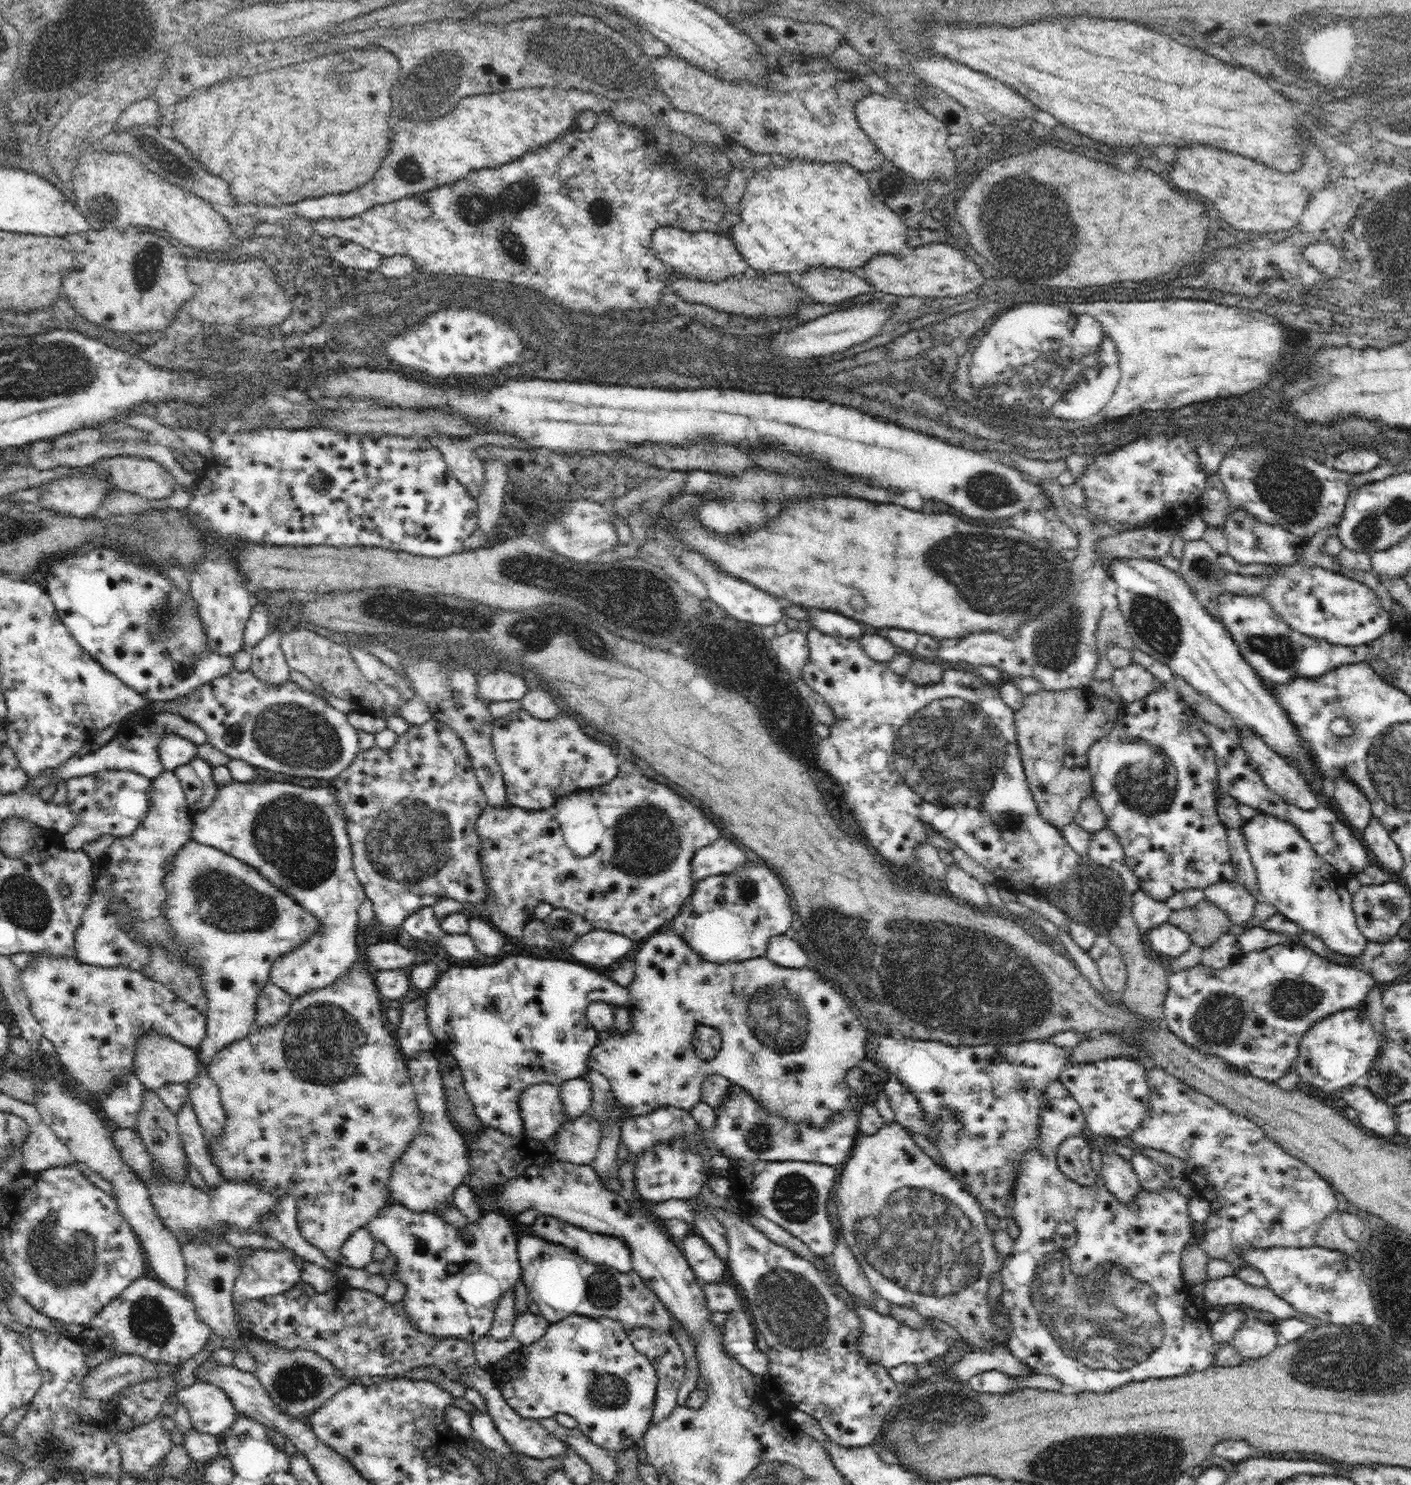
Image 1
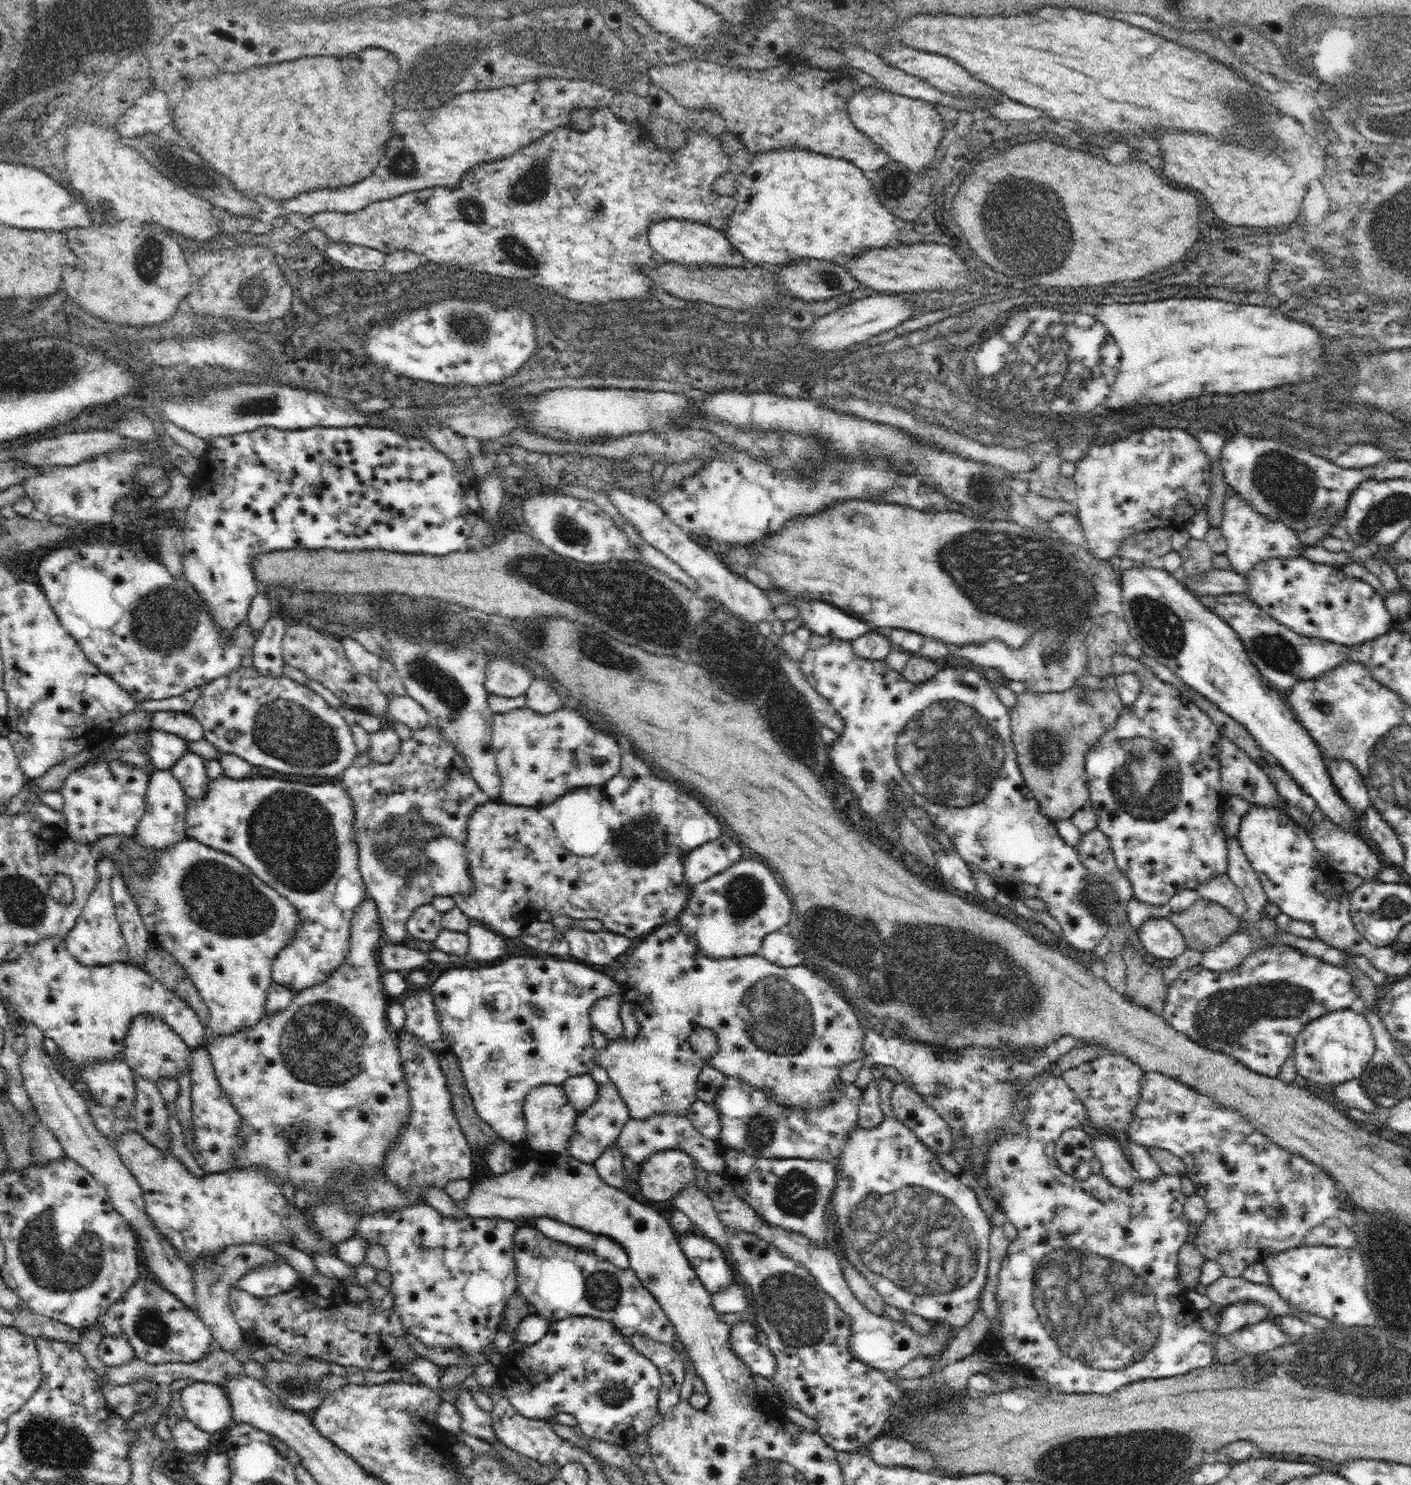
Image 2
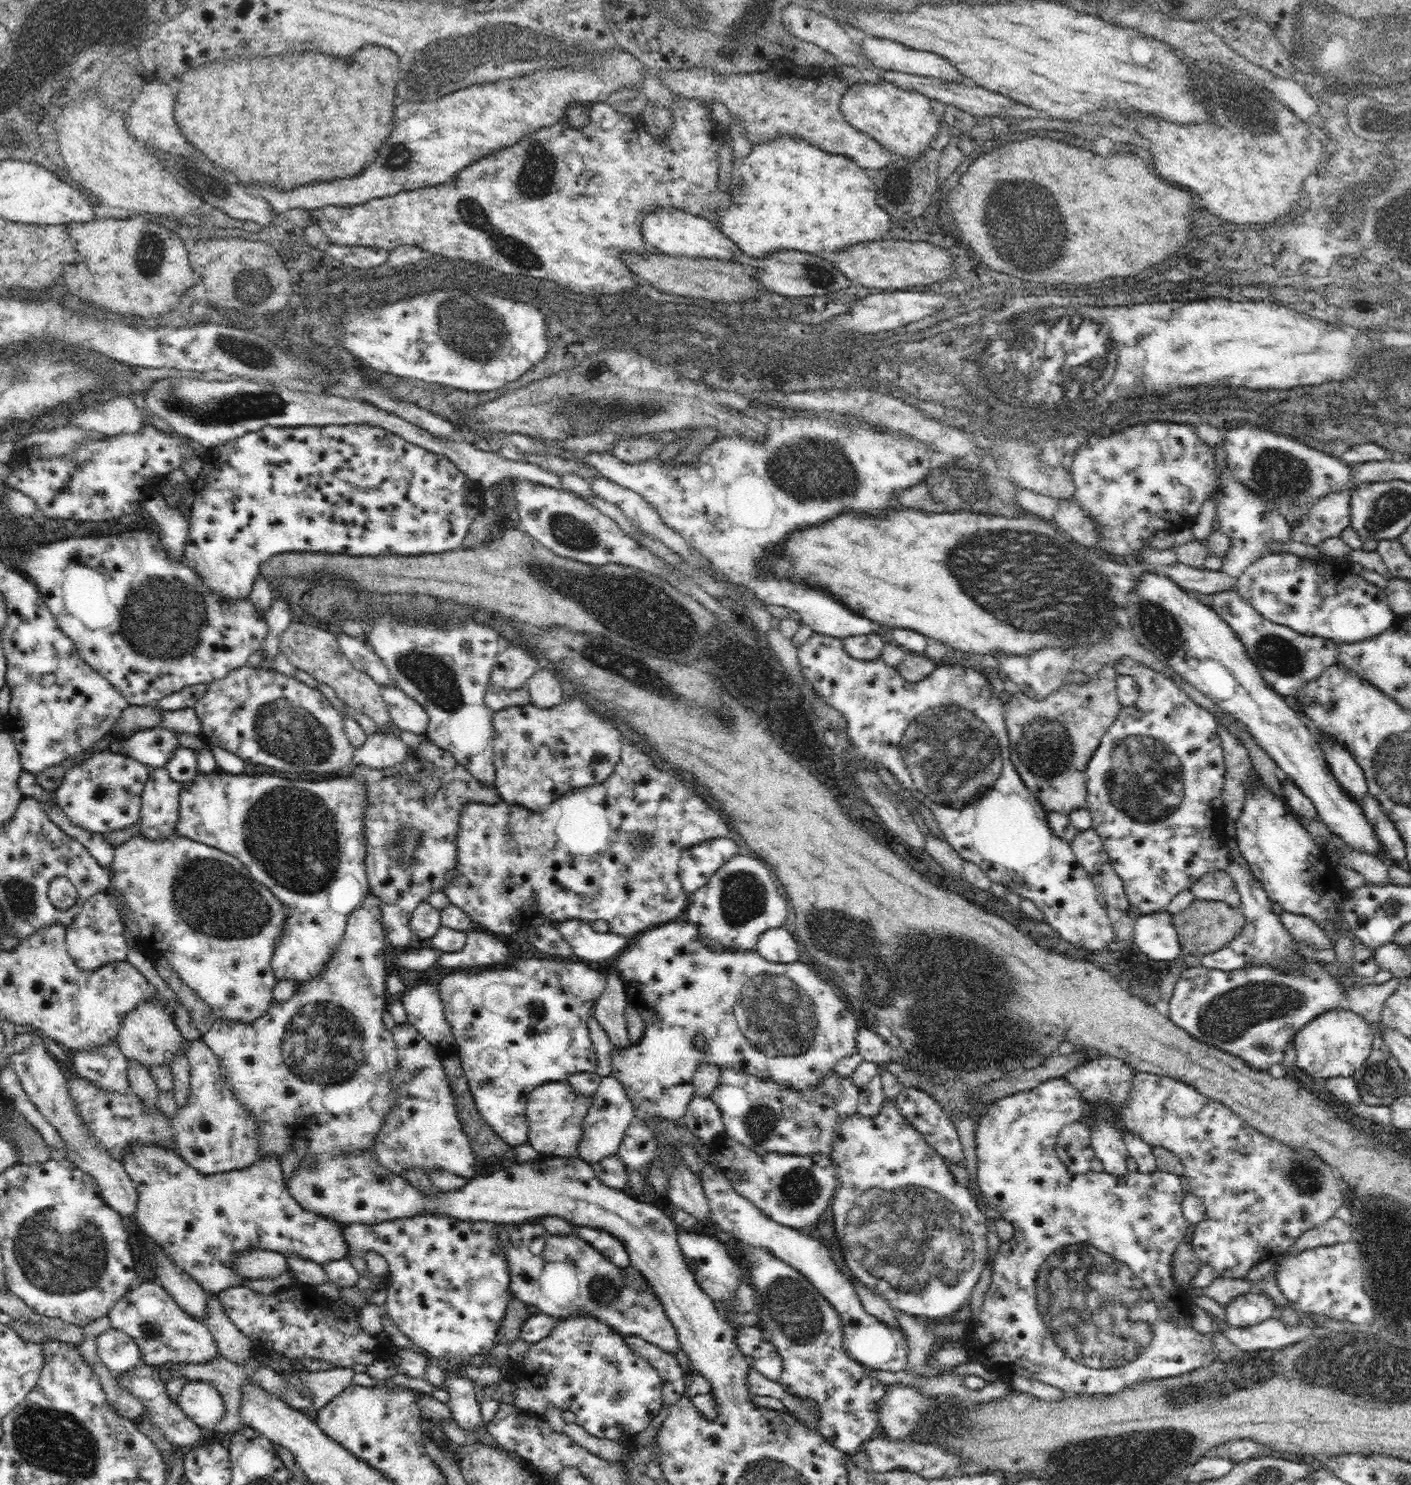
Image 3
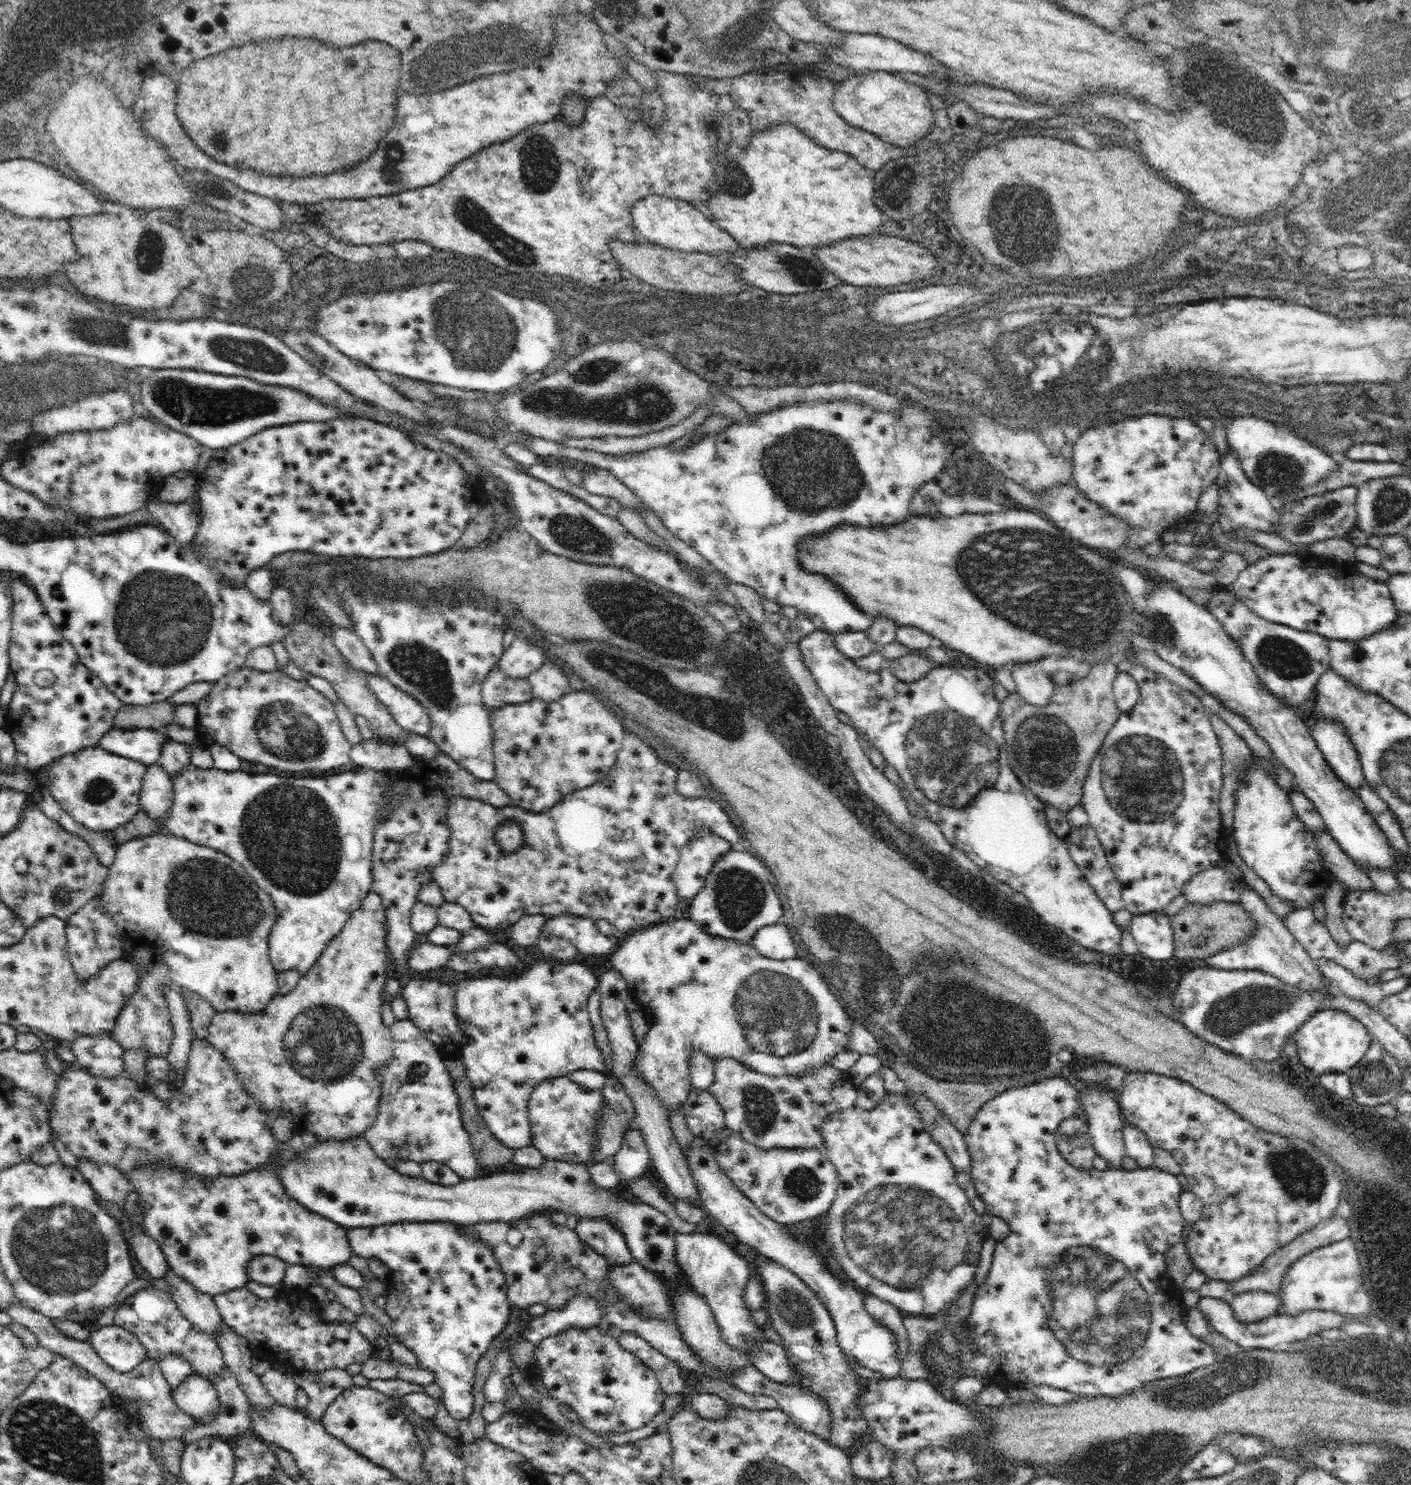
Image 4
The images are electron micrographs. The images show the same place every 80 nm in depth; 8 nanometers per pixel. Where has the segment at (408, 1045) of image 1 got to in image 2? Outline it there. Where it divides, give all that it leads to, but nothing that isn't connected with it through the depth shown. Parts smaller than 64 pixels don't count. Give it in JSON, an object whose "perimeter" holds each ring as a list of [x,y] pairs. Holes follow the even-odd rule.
{"perimeter":[[[429,990],[412,994],[404,1003],[404,1030],[414,1033],[433,1052],[439,1052],[450,1045],[442,1035],[438,1012]]]}

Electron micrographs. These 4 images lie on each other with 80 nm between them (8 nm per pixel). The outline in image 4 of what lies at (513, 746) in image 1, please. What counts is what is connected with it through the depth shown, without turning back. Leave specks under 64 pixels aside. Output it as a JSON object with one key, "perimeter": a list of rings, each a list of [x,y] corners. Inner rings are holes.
{"perimeter":[[[587,687],[582,691],[568,691],[554,702],[533,696],[522,704],[505,704],[492,709],[493,780],[508,795],[510,805],[536,813],[550,811],[565,795],[598,782],[612,770],[626,734],[616,714],[597,698],[598,694]]]}

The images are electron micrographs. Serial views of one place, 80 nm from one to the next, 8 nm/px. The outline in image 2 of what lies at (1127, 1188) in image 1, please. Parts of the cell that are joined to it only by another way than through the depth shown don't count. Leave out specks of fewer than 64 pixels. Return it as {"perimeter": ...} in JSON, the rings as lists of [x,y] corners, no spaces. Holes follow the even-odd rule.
{"perimeter":[[[1102,1134],[1093,1141],[1093,1150],[1101,1162],[1101,1172],[1112,1185],[1125,1189],[1135,1183],[1136,1175],[1132,1163],[1124,1155],[1122,1145],[1116,1138]]]}

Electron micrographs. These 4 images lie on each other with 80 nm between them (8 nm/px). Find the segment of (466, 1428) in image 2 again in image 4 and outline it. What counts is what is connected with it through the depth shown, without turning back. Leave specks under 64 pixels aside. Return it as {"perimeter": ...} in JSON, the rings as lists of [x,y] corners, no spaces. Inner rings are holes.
{"perimeter":[[[447,1220],[436,1221],[402,1221],[392,1224],[382,1224],[376,1227],[358,1227],[347,1228],[348,1240],[351,1250],[363,1259],[379,1259],[390,1270],[390,1278],[386,1281],[387,1288],[384,1293],[387,1298],[385,1312],[390,1316],[397,1340],[404,1346],[407,1346],[416,1355],[417,1366],[430,1370],[434,1373],[435,1383],[443,1390],[443,1405],[448,1410],[452,1418],[458,1420],[467,1419],[472,1412],[474,1397],[472,1396],[472,1385],[475,1381],[477,1360],[488,1350],[492,1341],[500,1332],[506,1328],[508,1320],[510,1320],[510,1301],[507,1297],[507,1286],[505,1283],[504,1273],[500,1269],[500,1263],[496,1262],[496,1256],[492,1254],[491,1248],[484,1244],[479,1236],[472,1236],[471,1230],[467,1230],[467,1225],[460,1225]]]}

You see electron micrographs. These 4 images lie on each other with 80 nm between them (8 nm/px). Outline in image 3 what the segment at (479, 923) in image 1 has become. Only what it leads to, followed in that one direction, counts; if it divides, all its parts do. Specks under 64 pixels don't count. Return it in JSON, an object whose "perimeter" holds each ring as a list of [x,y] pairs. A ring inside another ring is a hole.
{"perimeter":[[[475,925],[467,931],[466,944],[456,952],[440,951],[438,962],[445,968],[504,966],[509,960],[508,946],[490,931]]]}

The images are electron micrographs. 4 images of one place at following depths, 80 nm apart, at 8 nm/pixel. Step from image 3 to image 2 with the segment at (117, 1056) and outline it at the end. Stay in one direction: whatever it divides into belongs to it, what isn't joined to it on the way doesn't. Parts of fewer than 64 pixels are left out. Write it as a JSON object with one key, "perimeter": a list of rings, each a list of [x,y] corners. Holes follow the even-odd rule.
{"perimeter":[[[104,1060],[81,1068],[81,1078],[91,1096],[110,1108],[134,1110],[134,1072],[124,1060]]]}

